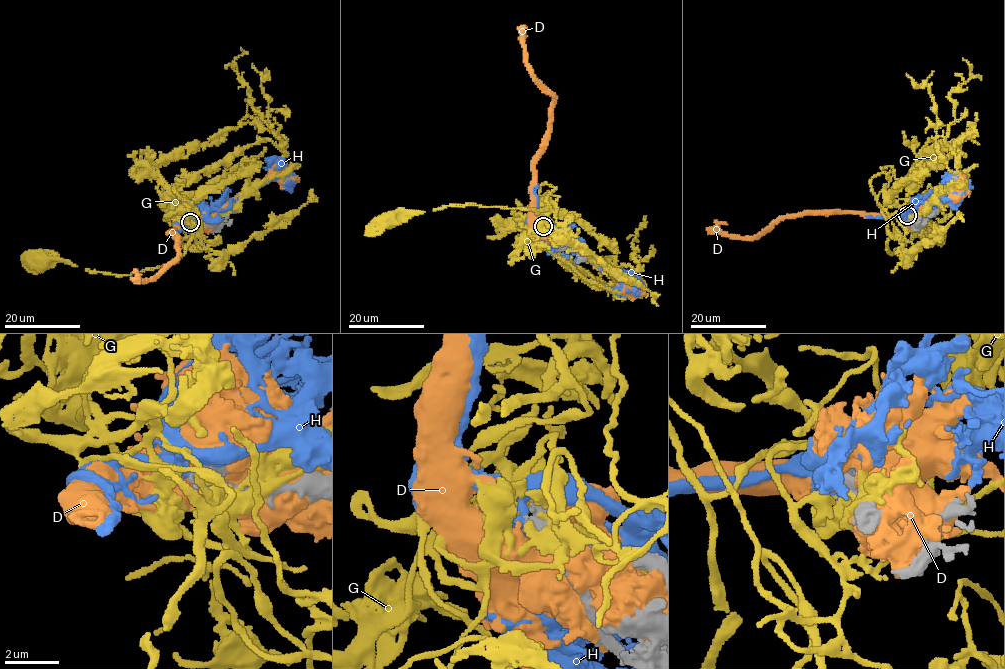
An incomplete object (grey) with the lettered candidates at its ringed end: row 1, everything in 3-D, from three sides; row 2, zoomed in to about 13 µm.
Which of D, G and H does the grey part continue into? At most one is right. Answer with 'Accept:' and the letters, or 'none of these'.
Accept: H

